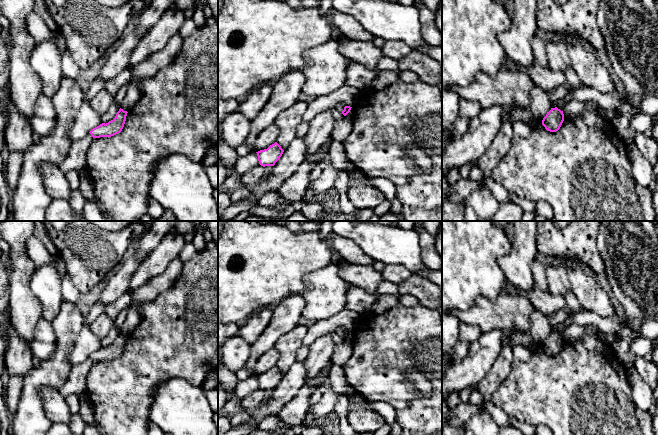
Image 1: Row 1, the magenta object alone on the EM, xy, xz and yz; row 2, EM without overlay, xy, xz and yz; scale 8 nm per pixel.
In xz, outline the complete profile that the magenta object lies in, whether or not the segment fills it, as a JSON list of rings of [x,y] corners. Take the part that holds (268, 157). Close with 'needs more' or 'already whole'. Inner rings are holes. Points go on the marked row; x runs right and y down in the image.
[[[275,142],[270,145],[267,149],[260,150],[257,153],[259,164],[263,167],[274,166],[275,163],[280,159],[284,150],[281,146]]]; already whole

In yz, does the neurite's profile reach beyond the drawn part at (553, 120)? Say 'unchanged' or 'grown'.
unchanged

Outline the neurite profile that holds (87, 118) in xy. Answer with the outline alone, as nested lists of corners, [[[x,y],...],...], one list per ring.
[[[84,101],[71,129],[71,143],[84,138],[93,128],[102,123],[102,115],[91,107],[90,101]]]

